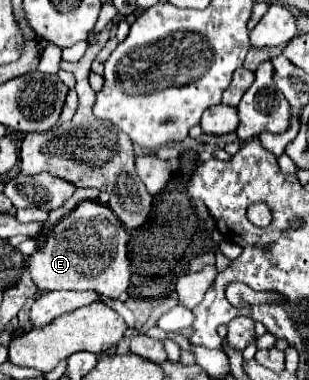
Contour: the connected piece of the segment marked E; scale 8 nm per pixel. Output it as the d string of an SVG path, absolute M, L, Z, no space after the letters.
M83 201L45 235L45 243L29 257L29 273L37 291L93 289L109 299L117 299L131 281L127 245L129 233L107 205Z

